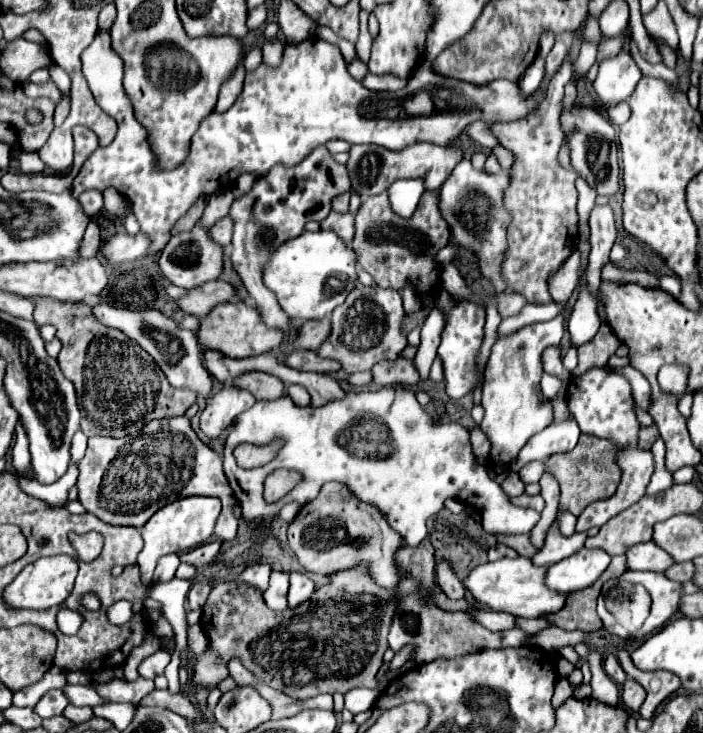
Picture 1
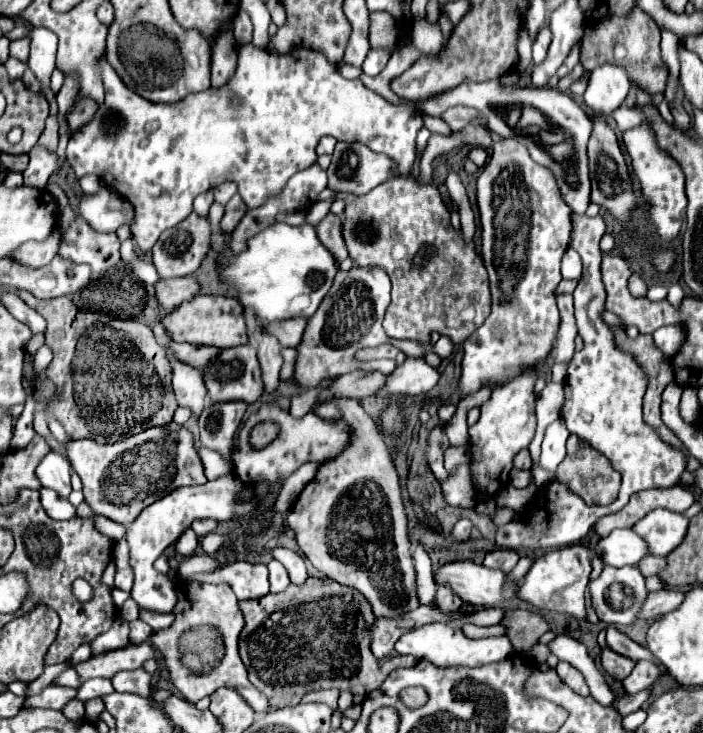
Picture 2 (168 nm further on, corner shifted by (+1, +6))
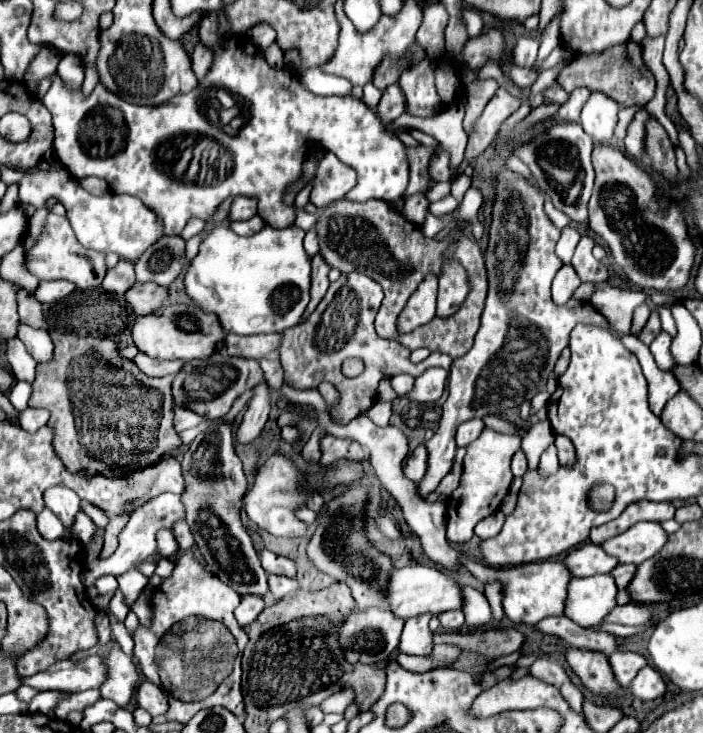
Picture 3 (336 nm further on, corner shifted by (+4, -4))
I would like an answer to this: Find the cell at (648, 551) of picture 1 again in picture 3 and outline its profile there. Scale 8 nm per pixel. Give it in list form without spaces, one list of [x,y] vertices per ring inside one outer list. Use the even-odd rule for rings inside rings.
[[[585,544],[565,558],[567,568],[571,570],[573,576],[595,576],[595,574],[609,574],[619,560],[611,554],[607,554],[601,546],[597,544]]]

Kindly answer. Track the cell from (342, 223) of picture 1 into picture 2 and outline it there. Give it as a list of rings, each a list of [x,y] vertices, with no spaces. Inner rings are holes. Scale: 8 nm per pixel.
[[[328,214],[322,220],[322,224],[318,224],[316,232],[318,232],[318,238],[322,240],[322,244],[330,250],[334,260],[338,260],[338,264],[340,264],[348,256],[344,240],[342,240],[342,220],[336,214]]]

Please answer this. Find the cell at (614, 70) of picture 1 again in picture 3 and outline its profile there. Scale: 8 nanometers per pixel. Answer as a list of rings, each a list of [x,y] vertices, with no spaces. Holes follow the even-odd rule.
[[[591,92],[581,110],[581,126],[593,138],[593,144],[607,144],[617,124],[619,104],[601,92]]]

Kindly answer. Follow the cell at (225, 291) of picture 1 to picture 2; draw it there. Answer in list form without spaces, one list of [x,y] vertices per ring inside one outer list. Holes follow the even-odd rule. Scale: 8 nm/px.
[[[186,276],[186,278],[166,278],[166,280],[158,280],[154,284],[156,288],[156,300],[158,304],[164,308],[164,310],[174,310],[178,304],[186,302],[186,300],[192,300],[200,286],[198,282],[192,278],[192,276]]]

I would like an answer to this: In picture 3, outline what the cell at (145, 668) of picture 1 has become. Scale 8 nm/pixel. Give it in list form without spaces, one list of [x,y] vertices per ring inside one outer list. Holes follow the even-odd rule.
[[[89,656],[79,662],[63,660],[55,666],[31,676],[21,682],[37,690],[59,690],[65,694],[75,694],[91,688],[101,688],[109,676],[109,666],[101,656]]]

